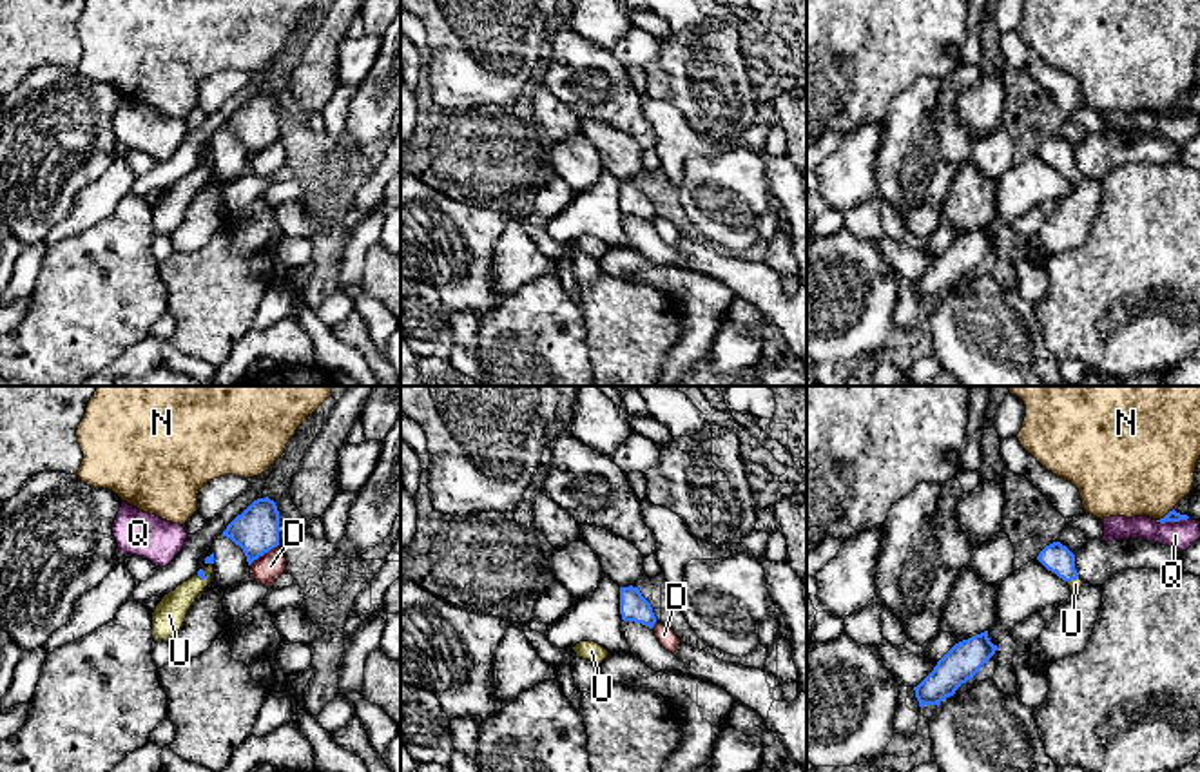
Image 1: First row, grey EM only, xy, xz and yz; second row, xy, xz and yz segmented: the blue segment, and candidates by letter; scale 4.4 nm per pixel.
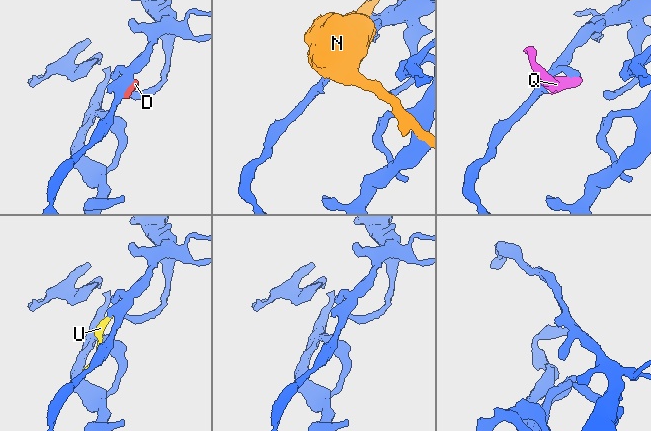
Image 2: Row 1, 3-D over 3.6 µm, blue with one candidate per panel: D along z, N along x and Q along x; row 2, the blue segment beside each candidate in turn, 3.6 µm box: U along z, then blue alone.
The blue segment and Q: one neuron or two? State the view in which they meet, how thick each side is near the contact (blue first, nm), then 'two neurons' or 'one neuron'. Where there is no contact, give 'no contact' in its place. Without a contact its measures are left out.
contact in yz; calibres 50 and 130 nm; two neurons

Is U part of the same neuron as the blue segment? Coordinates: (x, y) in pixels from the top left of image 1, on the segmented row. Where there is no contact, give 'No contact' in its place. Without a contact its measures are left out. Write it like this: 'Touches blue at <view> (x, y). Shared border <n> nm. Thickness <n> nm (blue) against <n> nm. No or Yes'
Touches blue at xy (202, 578). Shared border 60 nm. Thickness 30 nm (blue) against 140 nm. Yes

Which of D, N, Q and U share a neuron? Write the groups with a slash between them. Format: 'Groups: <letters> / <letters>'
Groups: D / N / Q / U

